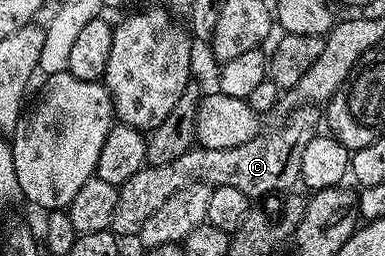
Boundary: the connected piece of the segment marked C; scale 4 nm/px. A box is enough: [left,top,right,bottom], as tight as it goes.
[110,104,322,236]

